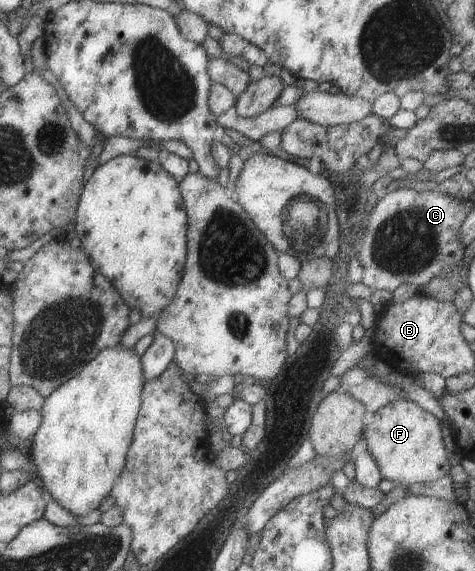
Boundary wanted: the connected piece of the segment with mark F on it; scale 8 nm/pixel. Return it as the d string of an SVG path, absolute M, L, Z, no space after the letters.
M408 398L388 402L382 408L378 408L373 413L371 421L363 428L363 438L366 440L368 454L374 459L384 479L407 486L414 483L426 484L449 476L451 466L448 464L448 453L446 453L442 443L440 421Z

